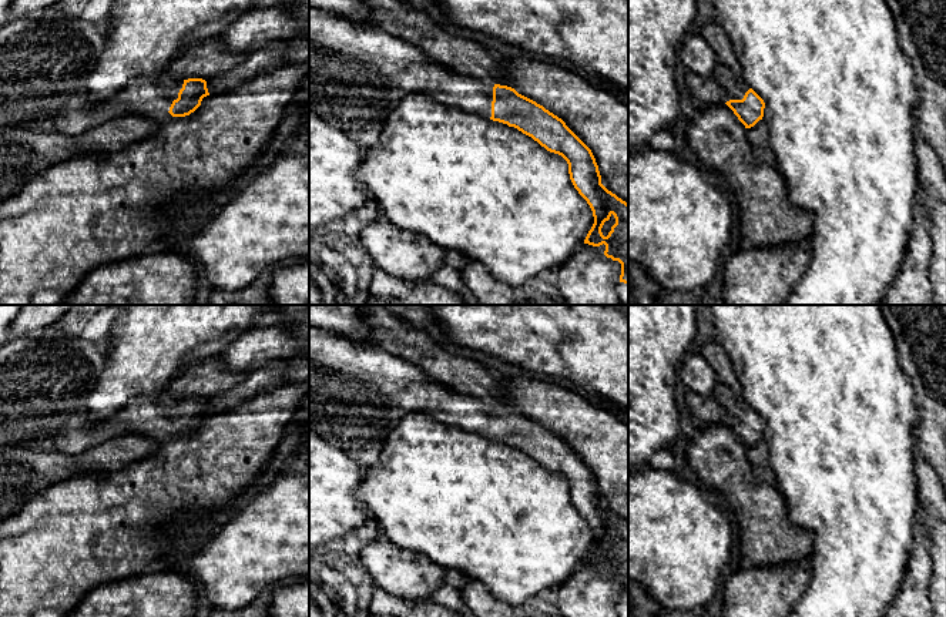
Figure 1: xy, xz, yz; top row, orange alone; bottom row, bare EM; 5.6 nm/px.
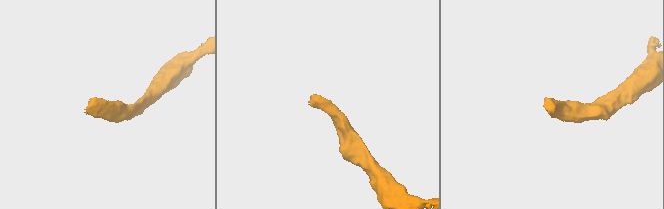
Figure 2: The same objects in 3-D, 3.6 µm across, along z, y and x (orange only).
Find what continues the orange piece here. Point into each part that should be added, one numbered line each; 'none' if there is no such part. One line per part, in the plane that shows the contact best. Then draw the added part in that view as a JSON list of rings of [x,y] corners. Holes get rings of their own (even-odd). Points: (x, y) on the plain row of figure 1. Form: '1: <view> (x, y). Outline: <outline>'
1: xy (46, 378). Outline: [[[57,328],[0,346],[0,446],[80,455],[123,433],[145,435],[158,443],[170,440],[170,426],[184,403],[175,392],[134,396],[105,422],[90,419],[87,402],[105,363],[103,348]]]

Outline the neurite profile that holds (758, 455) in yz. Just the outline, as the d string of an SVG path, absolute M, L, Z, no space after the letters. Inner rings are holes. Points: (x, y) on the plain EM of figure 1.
M759 439L754 446L747 447L747 453L755 476L764 483L776 486L776 476L769 463L766 442Z

